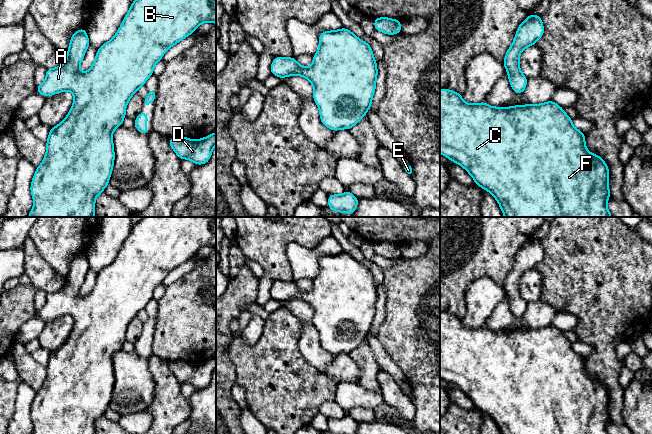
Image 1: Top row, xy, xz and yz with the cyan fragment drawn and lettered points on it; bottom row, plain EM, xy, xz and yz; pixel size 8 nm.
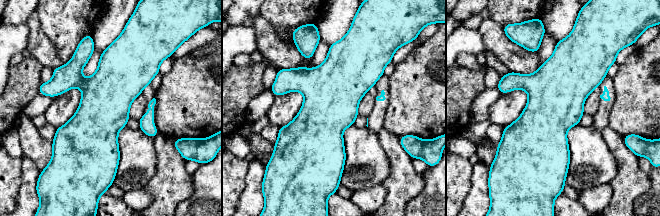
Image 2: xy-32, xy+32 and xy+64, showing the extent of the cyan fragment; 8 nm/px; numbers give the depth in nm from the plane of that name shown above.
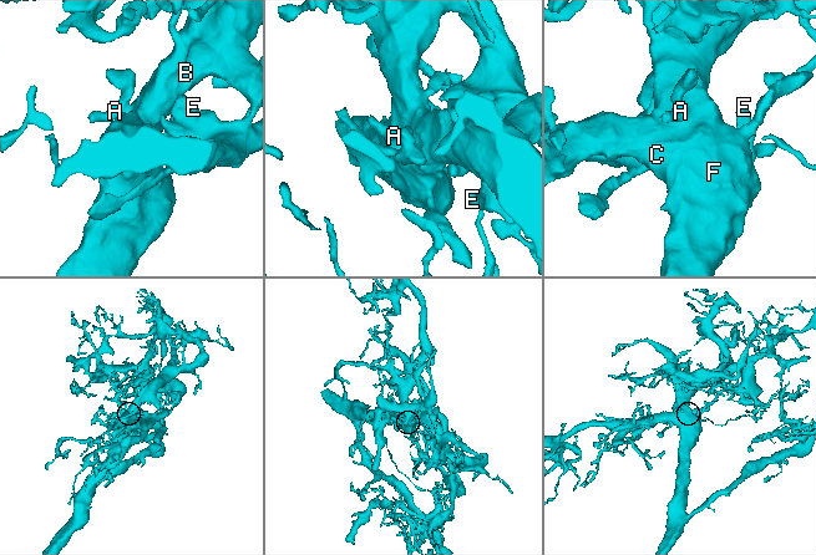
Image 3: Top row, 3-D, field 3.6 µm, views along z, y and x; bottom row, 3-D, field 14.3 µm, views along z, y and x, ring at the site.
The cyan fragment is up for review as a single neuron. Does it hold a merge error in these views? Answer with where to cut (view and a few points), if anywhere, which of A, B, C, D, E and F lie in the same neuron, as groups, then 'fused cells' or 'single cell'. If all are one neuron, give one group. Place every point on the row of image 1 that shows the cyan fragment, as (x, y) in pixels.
no cut | A B C D E F | single cell

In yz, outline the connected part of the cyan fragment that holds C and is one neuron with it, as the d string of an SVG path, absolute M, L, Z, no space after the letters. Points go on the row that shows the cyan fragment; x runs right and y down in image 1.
M440 89L440 153L461 165L474 179L475 184L490 192L500 205L501 211L505 217L612 217L607 208L607 200L611 197L608 187L609 169L603 158L597 154L591 154L585 145L585 133L576 129L572 124L572 119L564 112L563 108L552 100L535 105L515 105L513 107L491 107L485 101L478 104L467 104L462 100L462 94L450 89Z

